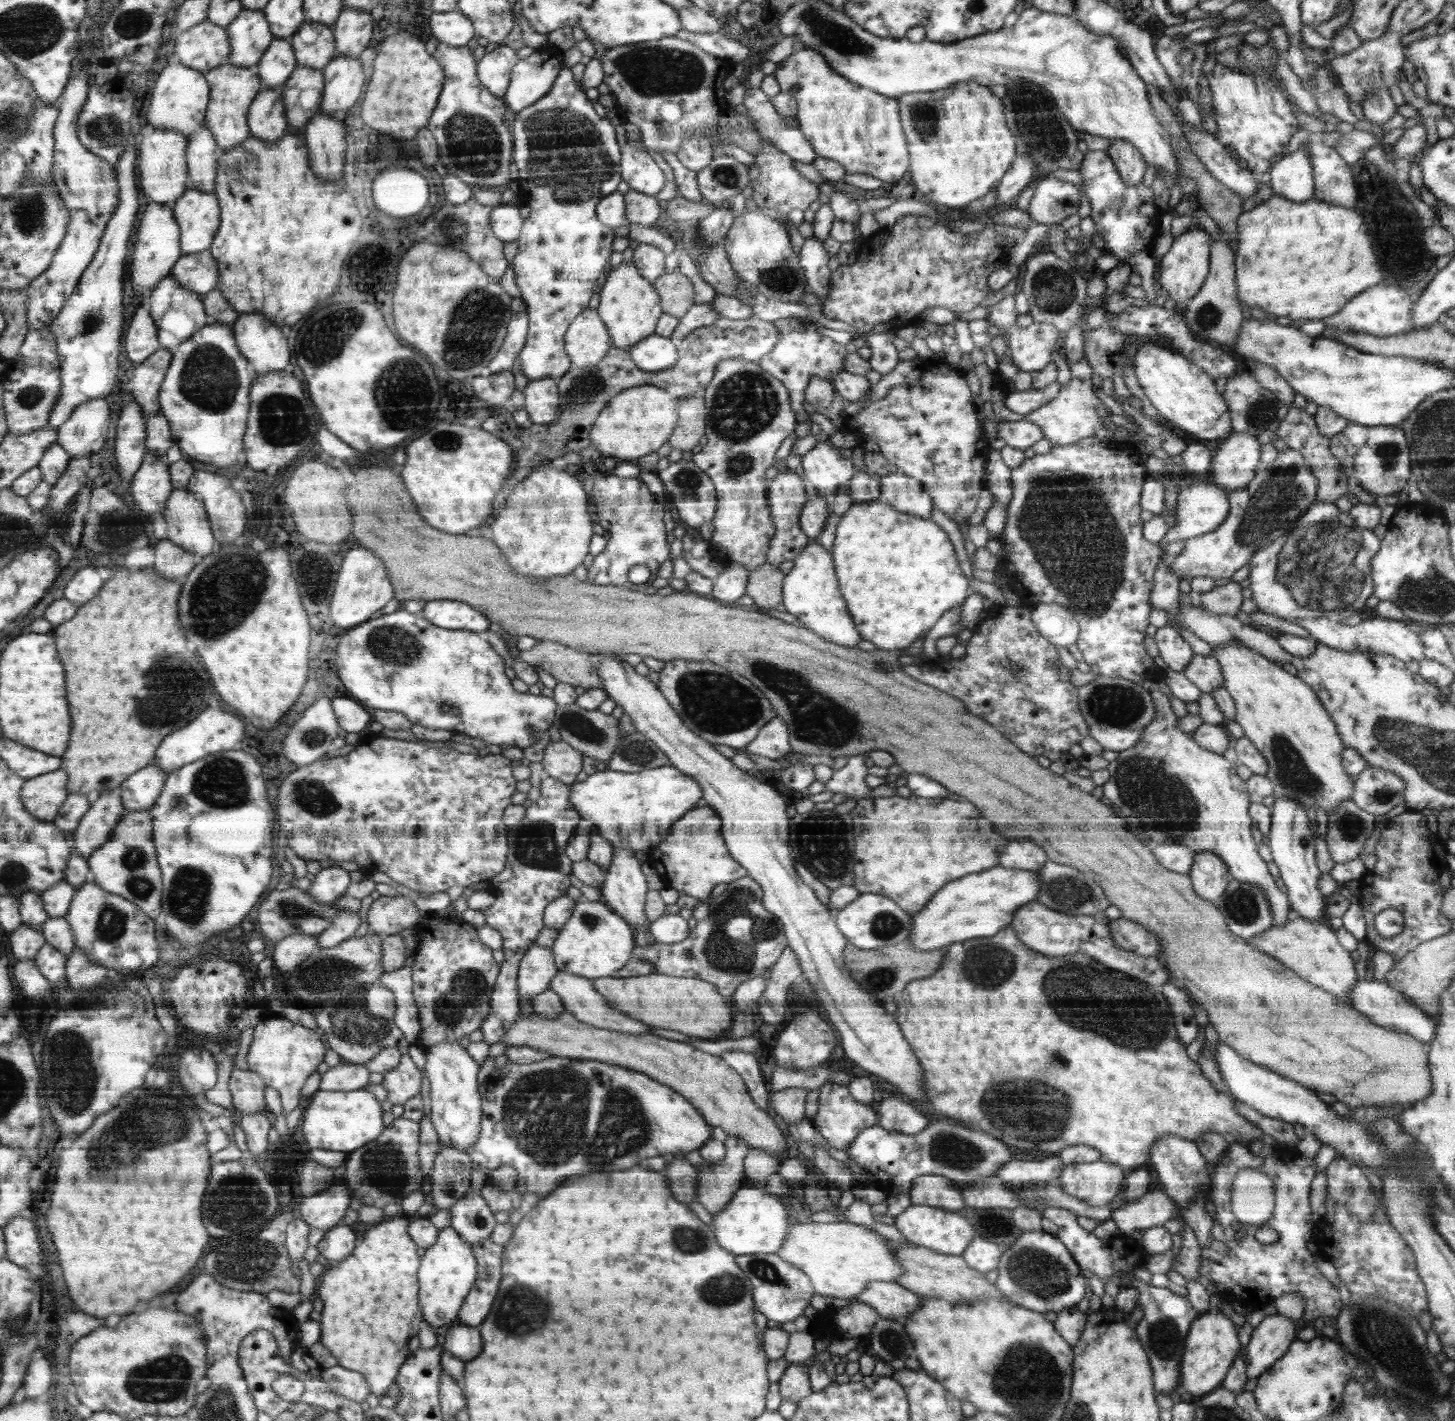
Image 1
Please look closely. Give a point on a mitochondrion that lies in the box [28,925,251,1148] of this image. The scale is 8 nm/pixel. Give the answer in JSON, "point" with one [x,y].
{"point":[70,1065]}

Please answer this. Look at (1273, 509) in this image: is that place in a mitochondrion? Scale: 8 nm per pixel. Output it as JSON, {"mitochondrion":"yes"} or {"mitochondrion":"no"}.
{"mitochondrion":"yes"}

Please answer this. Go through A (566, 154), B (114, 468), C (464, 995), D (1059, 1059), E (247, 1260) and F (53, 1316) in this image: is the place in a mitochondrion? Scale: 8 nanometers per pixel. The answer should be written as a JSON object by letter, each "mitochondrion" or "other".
{"A":"mitochondrion","B":"other","C":"mitochondrion","D":"mitochondrion","E":"mitochondrion","F":"other"}

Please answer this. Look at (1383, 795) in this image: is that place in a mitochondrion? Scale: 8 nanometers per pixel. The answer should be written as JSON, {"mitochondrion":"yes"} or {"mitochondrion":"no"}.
{"mitochondrion":"yes"}

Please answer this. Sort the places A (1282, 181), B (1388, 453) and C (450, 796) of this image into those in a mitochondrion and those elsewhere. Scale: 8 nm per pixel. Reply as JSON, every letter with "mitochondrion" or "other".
{"A":"other","B":"mitochondrion","C":"other"}

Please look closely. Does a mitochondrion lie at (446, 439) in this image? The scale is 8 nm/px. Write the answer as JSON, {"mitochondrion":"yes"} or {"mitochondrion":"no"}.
{"mitochondrion":"yes"}

